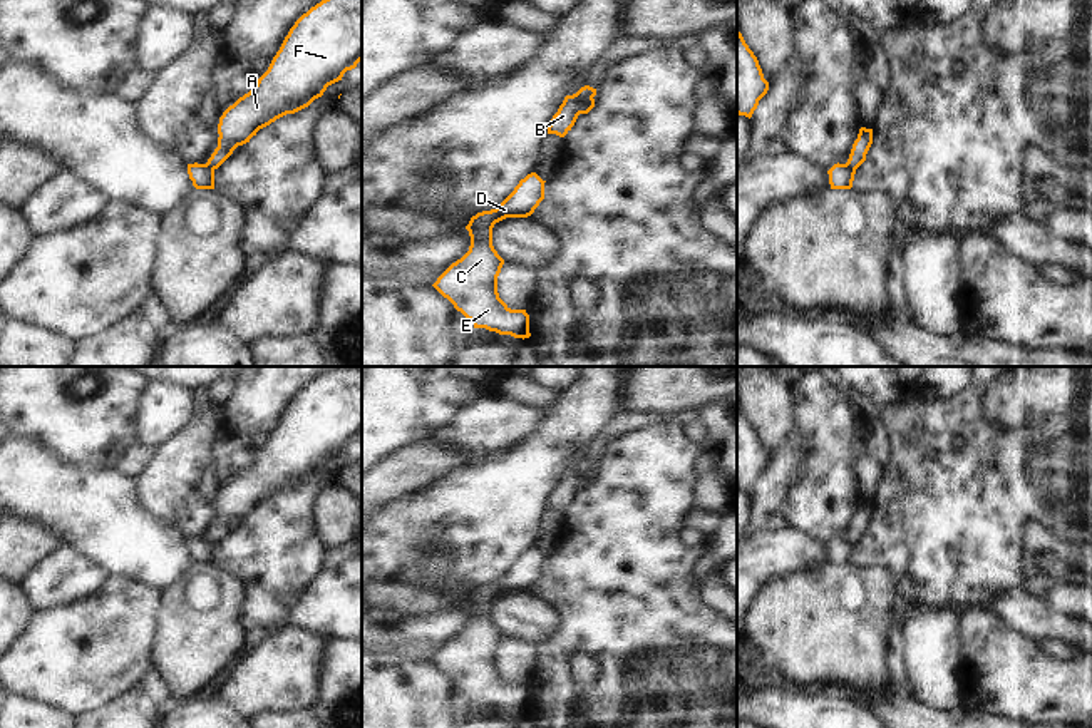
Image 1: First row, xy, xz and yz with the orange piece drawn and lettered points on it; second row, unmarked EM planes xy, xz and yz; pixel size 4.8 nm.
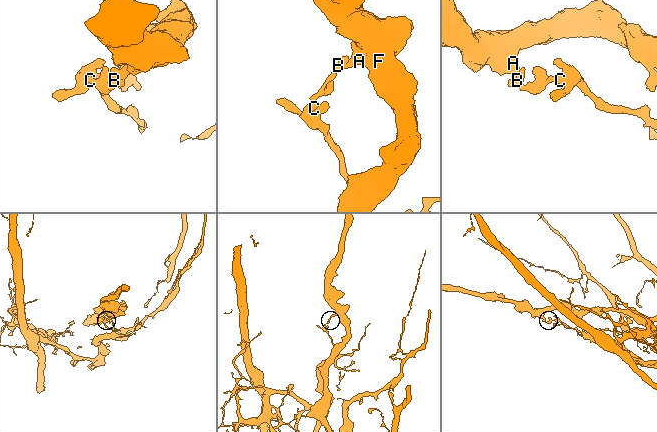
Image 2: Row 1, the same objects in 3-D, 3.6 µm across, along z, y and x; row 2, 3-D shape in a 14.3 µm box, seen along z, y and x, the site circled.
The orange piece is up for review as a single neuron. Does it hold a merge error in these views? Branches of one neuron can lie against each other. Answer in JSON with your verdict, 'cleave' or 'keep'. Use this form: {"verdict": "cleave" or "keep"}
{"verdict": "cleave"}

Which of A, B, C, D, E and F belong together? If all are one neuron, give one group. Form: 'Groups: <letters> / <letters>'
Groups: A F / B C D E

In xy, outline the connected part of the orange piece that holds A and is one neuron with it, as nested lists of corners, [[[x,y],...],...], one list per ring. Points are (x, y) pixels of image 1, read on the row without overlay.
[[[330,370],[303,388],[285,412],[268,445],[256,460],[229,480],[218,499],[218,522],[206,541],[218,544],[238,520],[276,494],[295,489],[322,472],[328,460],[342,455],[362,435],[362,370]]]

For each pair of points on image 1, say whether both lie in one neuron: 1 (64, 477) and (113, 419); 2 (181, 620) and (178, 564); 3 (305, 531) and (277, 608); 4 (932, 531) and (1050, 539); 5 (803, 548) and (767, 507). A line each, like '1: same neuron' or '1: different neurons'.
1: different neurons
2: different neurons
3: same neuron
4: same neuron
5: different neurons

